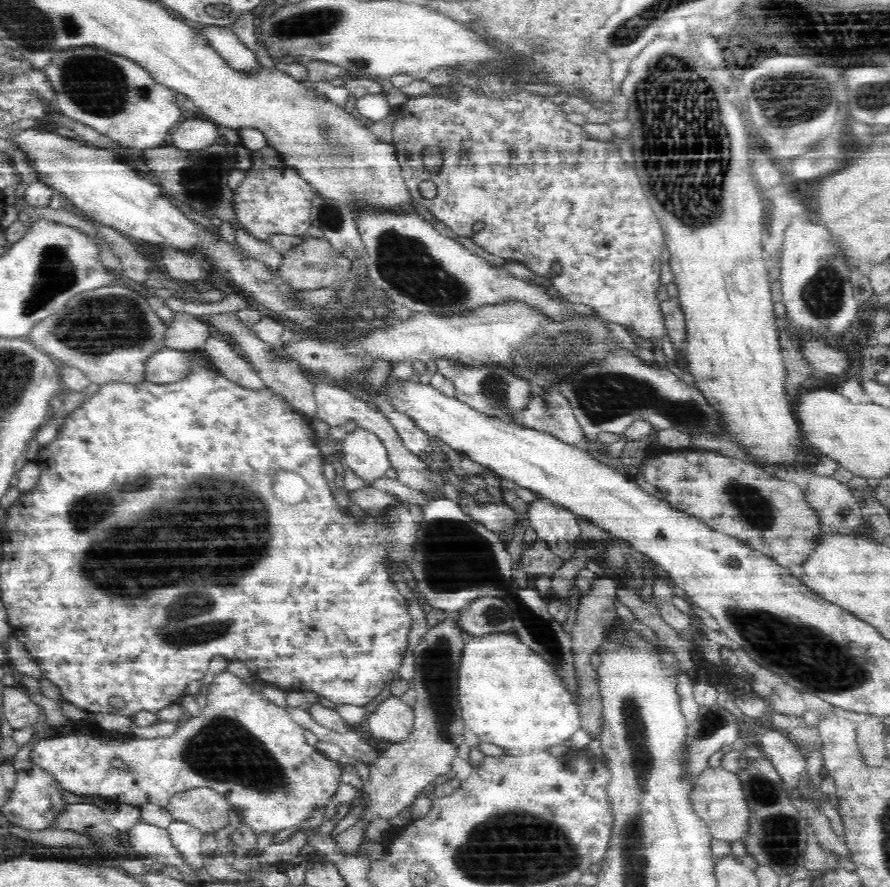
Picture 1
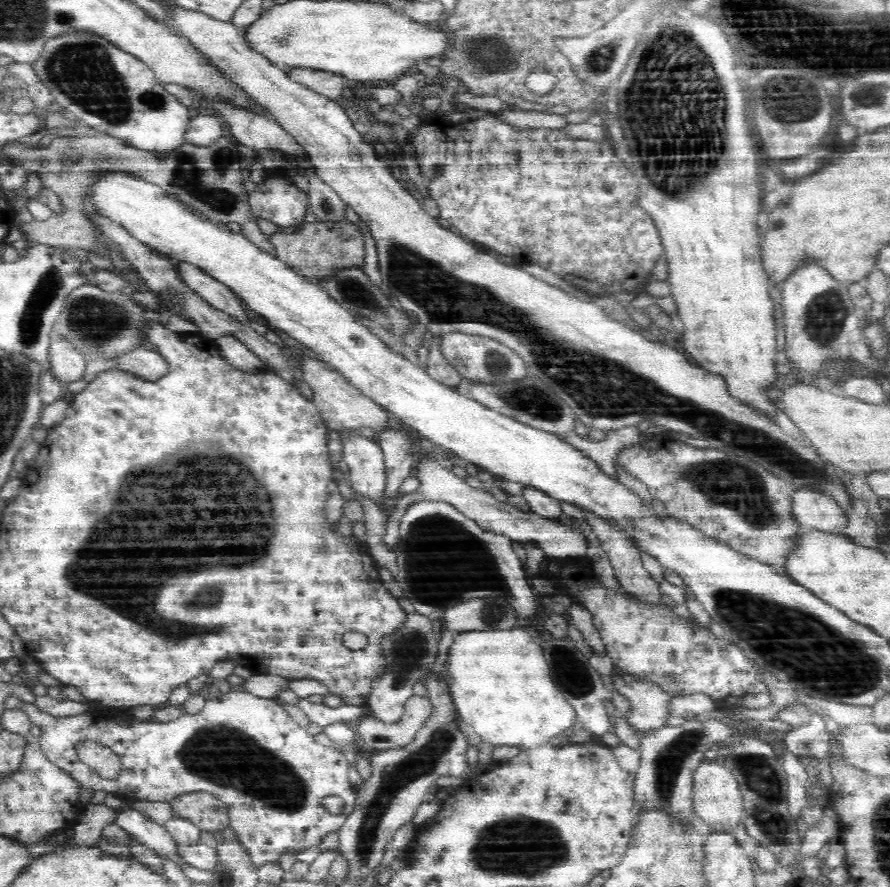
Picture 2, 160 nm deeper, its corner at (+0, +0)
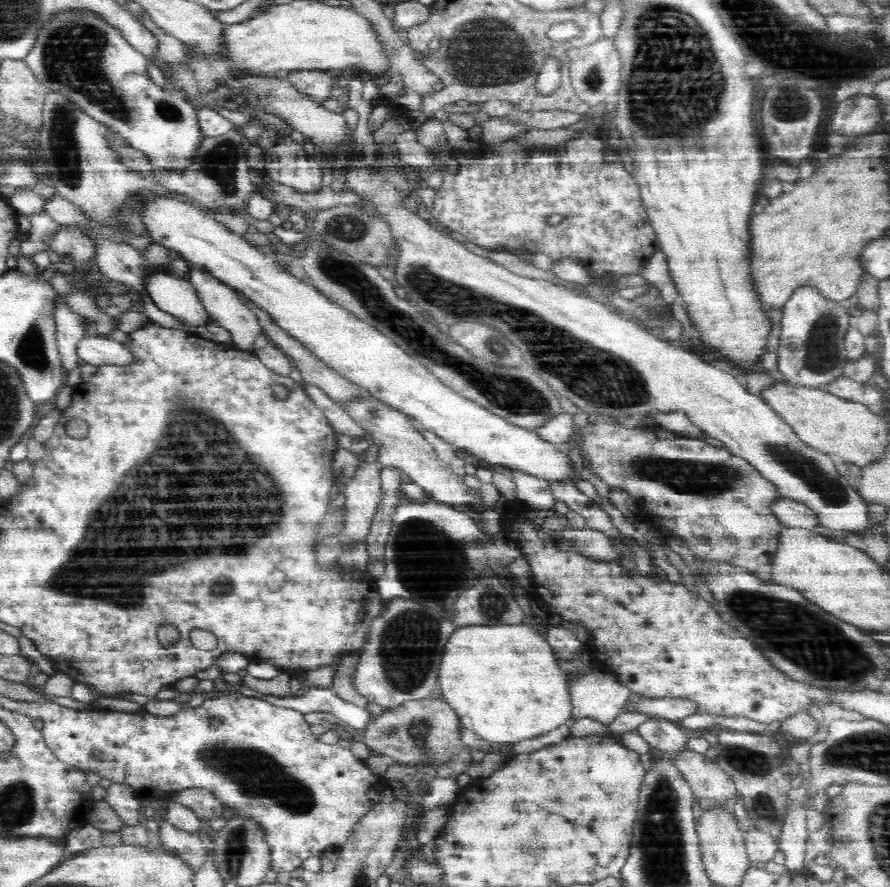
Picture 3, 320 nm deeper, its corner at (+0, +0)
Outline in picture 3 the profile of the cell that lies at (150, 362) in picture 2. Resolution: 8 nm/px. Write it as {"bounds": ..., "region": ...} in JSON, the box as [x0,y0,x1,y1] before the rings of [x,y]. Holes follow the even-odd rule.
{"bounds":[78,335,140,366],"region":[[[86,335],[78,345],[78,354],[84,364],[93,366],[132,366],[140,357],[124,343],[107,337]]]}

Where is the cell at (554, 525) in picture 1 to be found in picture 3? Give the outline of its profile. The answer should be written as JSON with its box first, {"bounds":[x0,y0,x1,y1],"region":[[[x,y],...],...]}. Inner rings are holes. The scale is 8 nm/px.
{"bounds":[513,472,556,510],"region":[[[513,472],[520,503],[535,510],[553,510],[556,499],[550,484],[524,473]]]}

